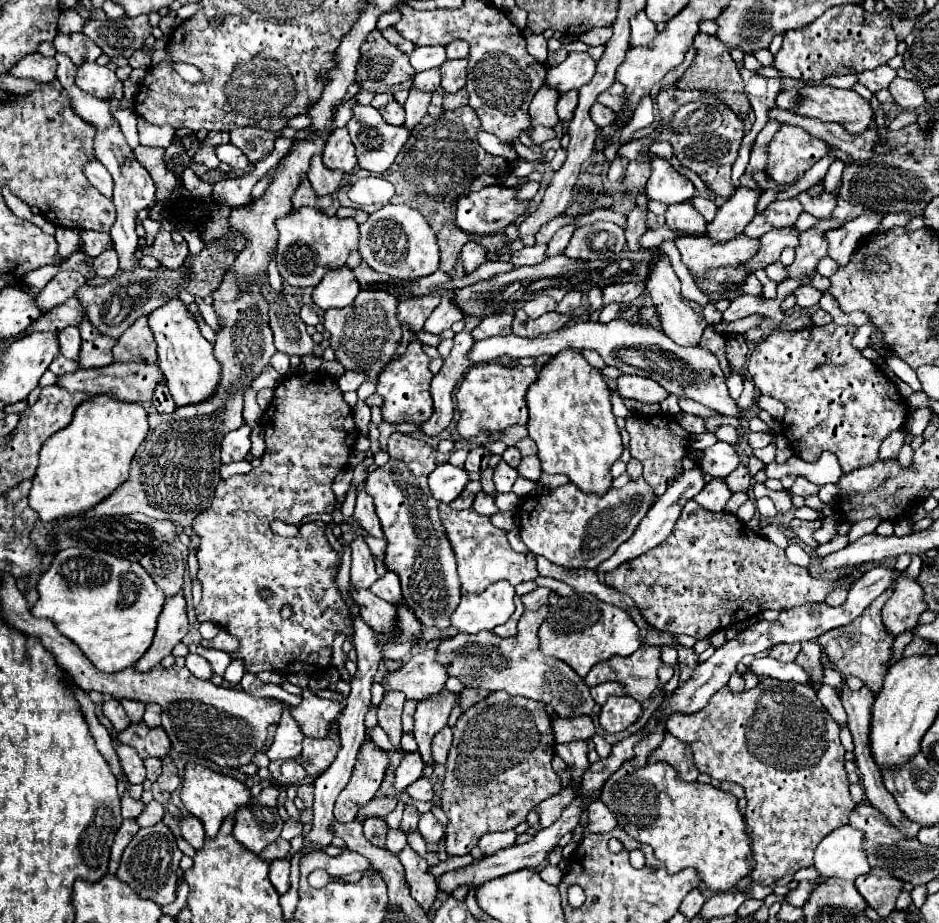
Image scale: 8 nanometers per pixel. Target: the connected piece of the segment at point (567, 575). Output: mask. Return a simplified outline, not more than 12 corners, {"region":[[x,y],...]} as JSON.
{"region":[[537,556],[541,576],[589,592],[601,602],[635,608],[633,600],[597,580],[597,572],[565,570]]}

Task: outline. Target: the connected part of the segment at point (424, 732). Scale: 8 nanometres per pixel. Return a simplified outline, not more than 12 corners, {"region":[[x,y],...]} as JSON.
{"region":[[443,690],[417,704],[413,736],[427,766],[431,740],[447,726],[457,694]]}

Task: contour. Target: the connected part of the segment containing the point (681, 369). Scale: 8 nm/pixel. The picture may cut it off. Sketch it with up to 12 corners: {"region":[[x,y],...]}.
{"region":[[627,320],[475,342],[473,364],[595,350],[621,374],[647,376],[741,418],[713,352],[683,348]]}

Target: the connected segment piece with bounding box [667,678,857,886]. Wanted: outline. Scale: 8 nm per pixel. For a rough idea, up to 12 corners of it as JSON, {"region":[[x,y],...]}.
{"region":[[809,684],[725,686],[667,732],[743,786],[751,878],[845,826],[845,748]]}

